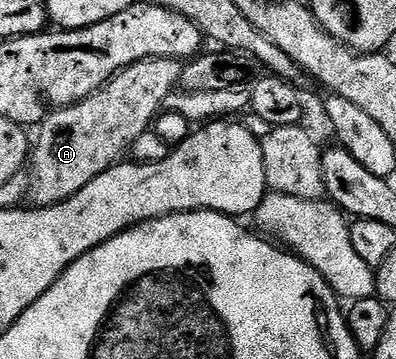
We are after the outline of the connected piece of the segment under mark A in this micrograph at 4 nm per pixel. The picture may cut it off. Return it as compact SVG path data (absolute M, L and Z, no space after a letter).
M143 60L122 70L86 99L68 108L57 108L41 120L40 133L34 136L30 148L31 203L41 208L60 204L78 194L98 174L121 163L131 153L134 142L153 127L166 98L180 84L181 71L179 60Z

